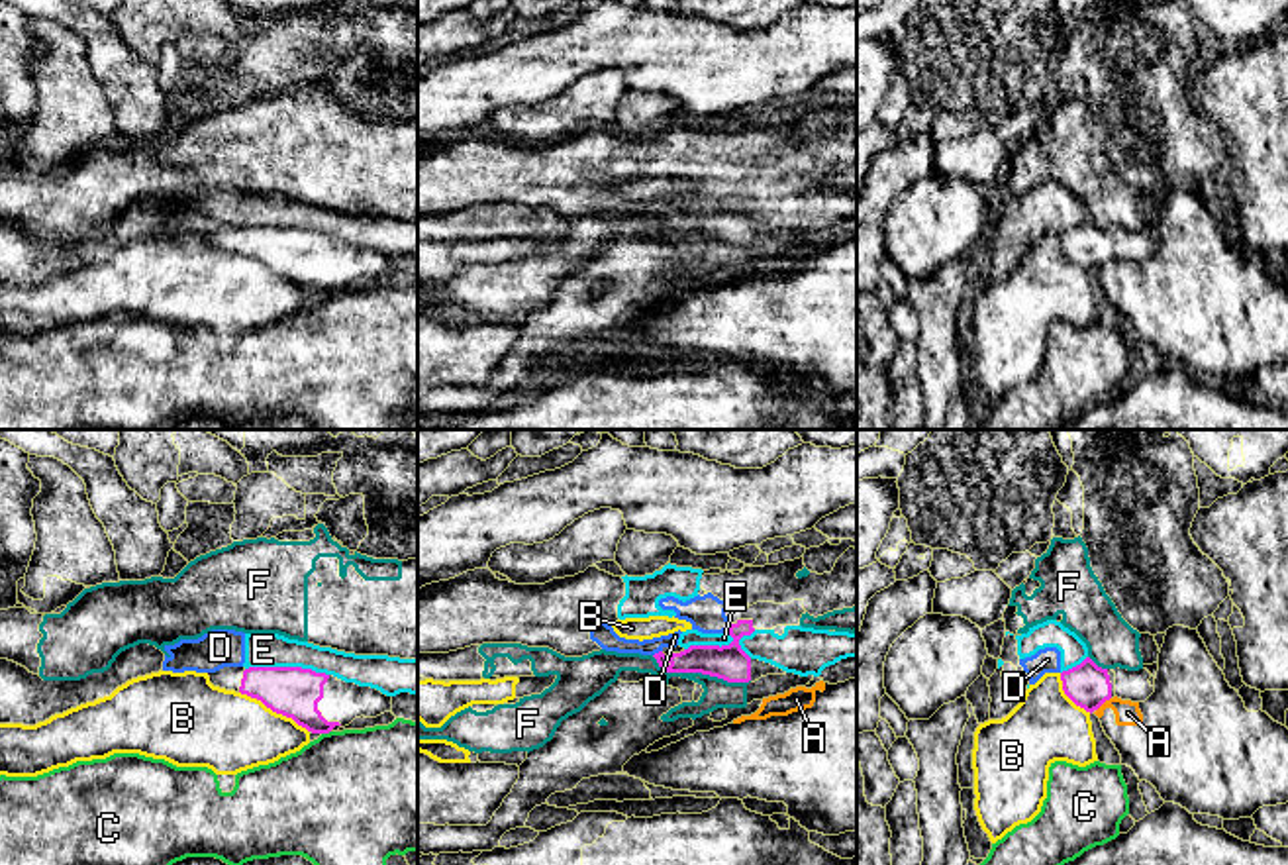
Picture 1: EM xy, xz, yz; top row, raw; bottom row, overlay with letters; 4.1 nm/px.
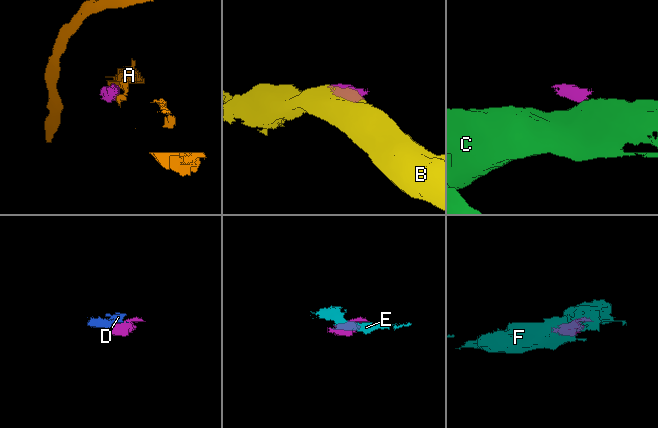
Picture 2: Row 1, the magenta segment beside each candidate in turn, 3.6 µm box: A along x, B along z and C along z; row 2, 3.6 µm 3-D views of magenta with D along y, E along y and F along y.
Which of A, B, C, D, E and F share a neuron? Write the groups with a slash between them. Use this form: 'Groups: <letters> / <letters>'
Groups: A / B / C / D E / F

